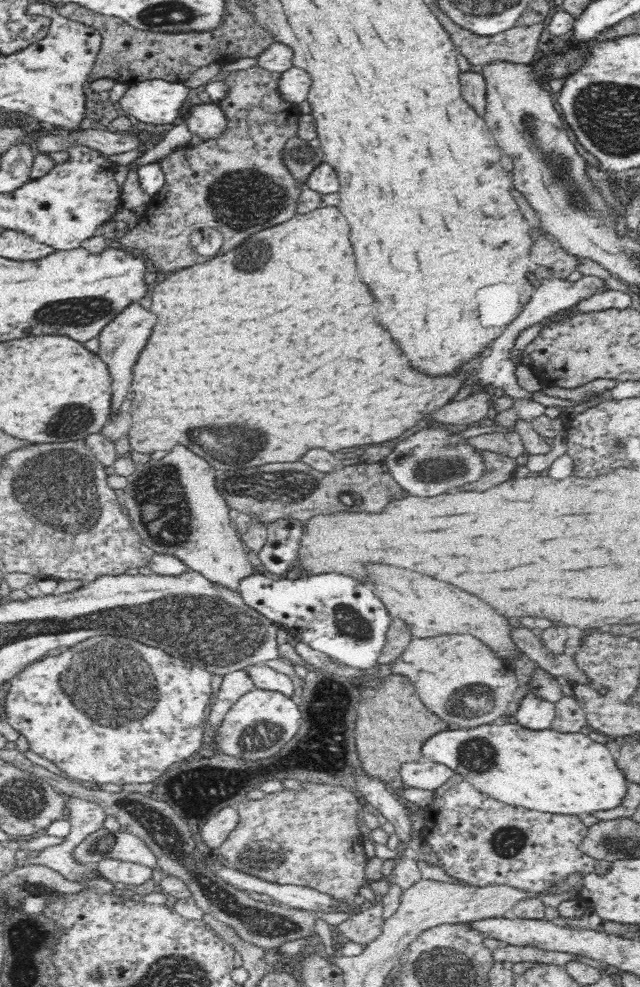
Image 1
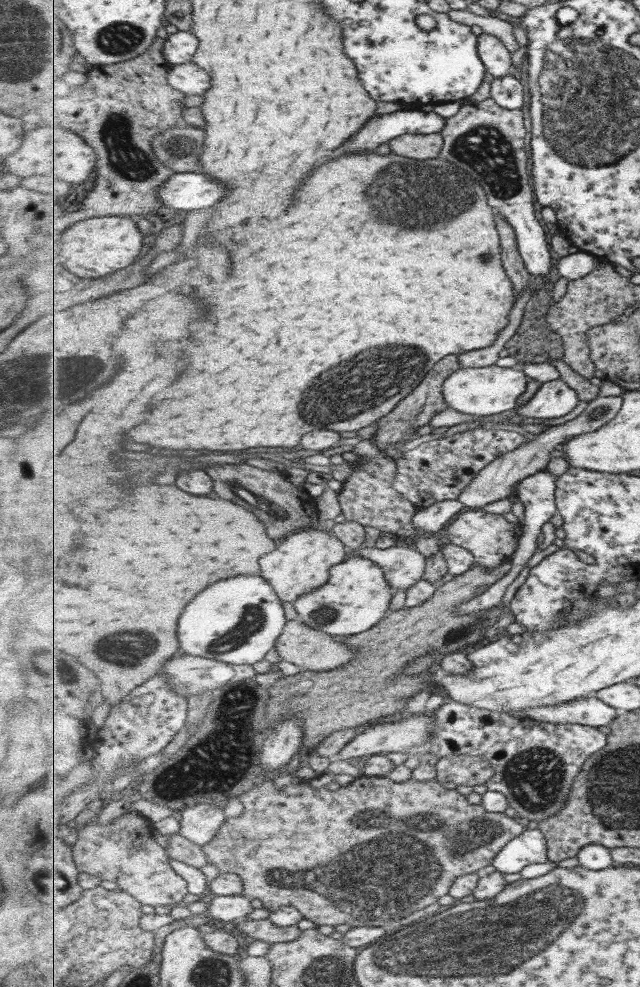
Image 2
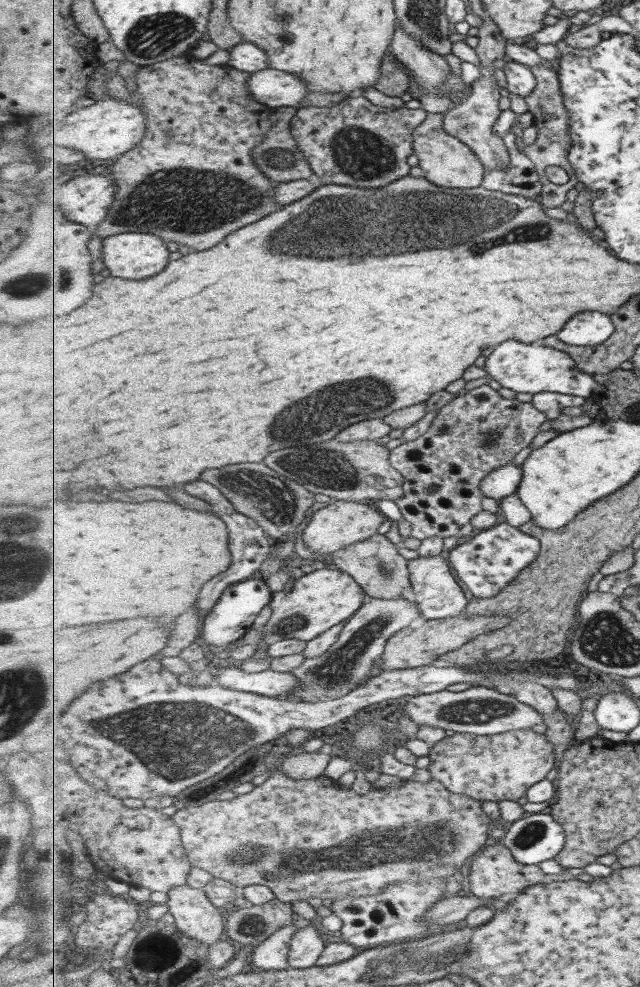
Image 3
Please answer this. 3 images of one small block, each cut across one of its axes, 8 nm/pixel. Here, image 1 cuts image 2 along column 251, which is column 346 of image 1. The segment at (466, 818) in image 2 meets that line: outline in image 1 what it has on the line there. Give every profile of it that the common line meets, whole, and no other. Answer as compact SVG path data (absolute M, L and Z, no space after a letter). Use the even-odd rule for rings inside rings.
M309 782L300 785L303 786L300 791L284 789L282 792L266 793L258 800L246 799L236 804L236 828L219 851L228 860L228 866L248 875L279 885L310 887L336 898L349 899L367 884L364 870L369 858L364 853L364 839L355 817L361 808L360 800L344 786Z

